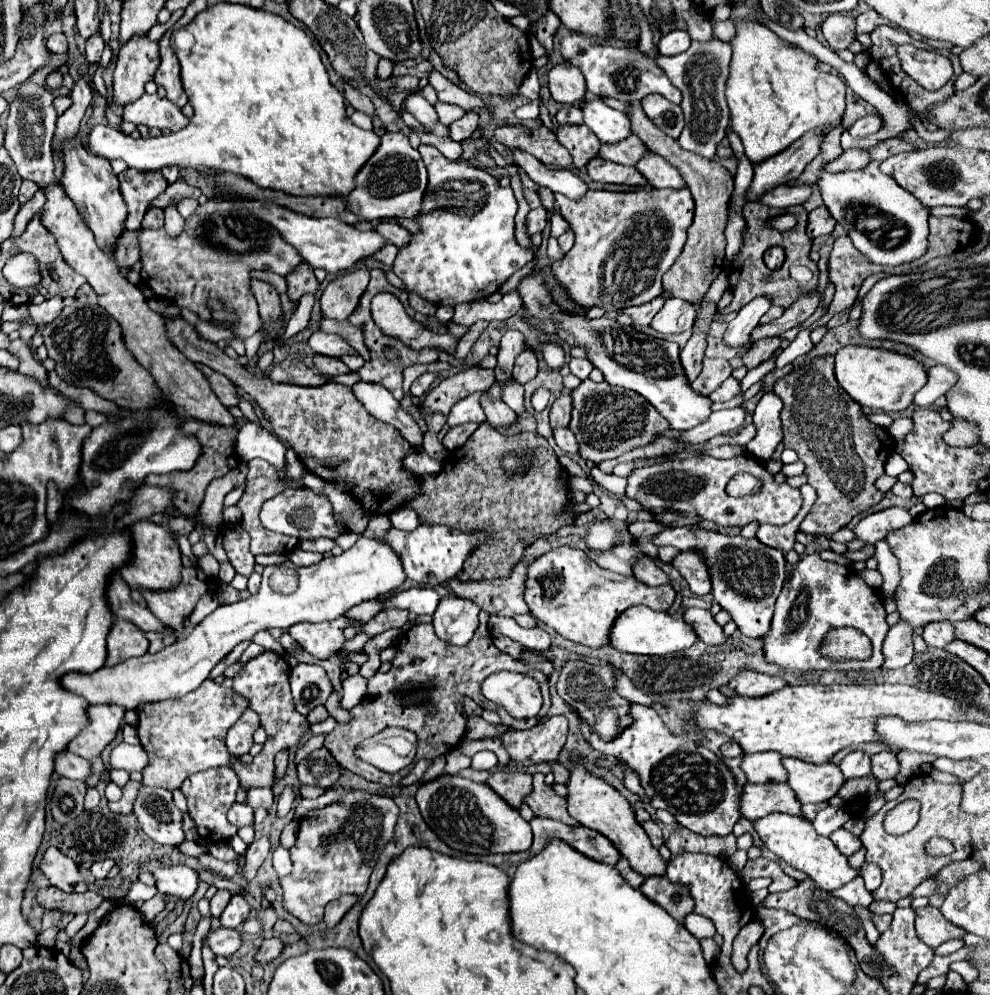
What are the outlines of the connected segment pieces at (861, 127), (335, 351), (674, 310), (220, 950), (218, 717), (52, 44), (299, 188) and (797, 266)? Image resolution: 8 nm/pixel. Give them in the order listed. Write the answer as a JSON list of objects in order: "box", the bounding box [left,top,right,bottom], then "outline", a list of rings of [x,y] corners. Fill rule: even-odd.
[{"box":[850,116,880,138],"outline":[[[864,116],[850,128],[850,134],[854,138],[866,138],[866,136],[872,136],[872,132],[878,132],[878,128],[880,128],[878,116]]]},{"box":[308,332,356,356],"outline":[[[314,332],[308,338],[308,346],[316,352],[316,354],[324,354],[324,356],[344,356],[344,354],[356,354],[356,350],[344,342],[338,334],[326,334],[326,332]]]},{"box":[652,298,696,336],"outline":[[[666,298],[664,306],[652,320],[652,328],[664,336],[678,334],[678,332],[690,330],[694,316],[696,316],[696,310],[692,304],[686,304],[686,300]]]},{"box":[206,928,242,955],"outline":[[[216,928],[216,930],[210,930],[206,942],[215,955],[232,955],[240,948],[242,938],[238,930]]]},{"box":[136,678,276,790],"outline":[[[210,678],[196,692],[186,694],[184,698],[140,704],[136,708],[138,712],[136,732],[142,748],[148,754],[148,764],[142,770],[142,784],[176,790],[190,774],[198,770],[232,766],[234,772],[238,774],[242,788],[274,786],[276,780],[274,764],[254,764],[254,762],[250,766],[242,764],[242,760],[232,756],[224,744],[228,728],[242,716],[246,708],[248,700],[244,696],[238,696],[234,690],[228,690],[220,682],[214,682]]]},{"box":[46,34,68,54],"outline":[[[52,34],[46,40],[46,46],[54,50],[54,54],[66,54],[68,52],[68,40],[64,34]]]},{"box":[88,2,378,196],"outline":[[[218,2],[214,6],[208,6],[204,12],[200,12],[188,26],[185,26],[175,32],[171,37],[171,46],[178,56],[180,62],[180,78],[182,78],[182,86],[188,94],[188,102],[194,108],[194,116],[190,120],[190,124],[176,134],[170,134],[168,138],[138,138],[134,140],[132,136],[124,136],[120,130],[110,128],[110,126],[94,126],[90,136],[88,136],[88,150],[94,152],[96,156],[102,156],[106,160],[124,160],[130,168],[138,168],[138,170],[154,170],[154,168],[162,168],[166,164],[178,164],[182,168],[186,166],[212,166],[212,168],[220,168],[224,172],[232,172],[232,174],[240,174],[246,176],[250,180],[254,180],[258,186],[262,188],[276,188],[282,190],[286,194],[296,194],[296,196],[308,196],[308,194],[318,194],[318,196],[346,196],[352,188],[354,188],[354,176],[356,172],[364,166],[364,162],[374,154],[376,146],[378,146],[378,136],[374,130],[362,130],[358,126],[354,126],[350,122],[350,118],[346,116],[346,104],[344,104],[344,96],[330,84],[328,72],[320,60],[318,50],[314,48],[310,36],[294,26],[292,22],[284,20],[280,14],[272,14],[266,10],[258,10],[258,8],[250,8],[246,4],[230,4],[230,2]]]},{"box":[720,202,818,314],"outline":[[[748,202],[744,206],[744,218],[748,224],[748,232],[744,236],[744,246],[742,252],[738,254],[738,260],[732,262],[732,270],[730,270],[730,290],[732,290],[732,302],[720,312],[720,314],[730,314],[734,310],[740,310],[744,304],[748,304],[752,298],[756,296],[766,296],[772,300],[772,304],[778,304],[782,308],[788,308],[798,296],[814,290],[818,286],[818,268],[816,264],[808,258],[810,252],[810,238],[806,236],[806,218],[808,212],[802,206],[790,206],[786,210],[774,210],[774,208],[766,208],[762,204],[754,204]],[[782,214],[794,214],[796,216],[796,226],[786,230],[786,232],[778,232],[772,226],[766,224],[766,220],[774,220]],[[772,246],[782,246],[786,252],[786,260],[782,264],[780,270],[768,270],[762,256],[768,248]]]}]

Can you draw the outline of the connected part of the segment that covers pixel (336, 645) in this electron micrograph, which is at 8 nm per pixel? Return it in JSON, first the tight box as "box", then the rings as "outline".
{"box":[288,616,364,658],"outline":[[[340,616],[332,622],[320,622],[320,624],[294,624],[288,632],[292,638],[314,658],[332,658],[338,650],[344,648],[344,628],[352,626],[356,632],[364,632],[364,624],[358,620],[350,620],[346,616]]]}

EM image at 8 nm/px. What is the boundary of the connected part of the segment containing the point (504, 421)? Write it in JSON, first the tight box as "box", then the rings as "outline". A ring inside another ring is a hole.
{"box":[482,398,516,428],"outline":[[[482,398],[482,408],[486,414],[486,422],[492,428],[510,428],[512,424],[516,424],[514,410],[510,410],[502,400]]]}

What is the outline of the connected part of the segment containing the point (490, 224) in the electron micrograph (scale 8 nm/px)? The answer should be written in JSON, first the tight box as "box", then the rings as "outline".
{"box":[392,144,542,306],"outline":[[[422,144],[418,152],[428,170],[422,212],[414,218],[420,230],[410,236],[406,248],[398,250],[392,270],[404,282],[408,294],[416,292],[436,306],[486,300],[534,258],[542,234],[530,236],[528,248],[520,246],[514,238],[518,202],[510,188],[502,188],[494,176],[480,168],[444,158],[434,146]]]}

